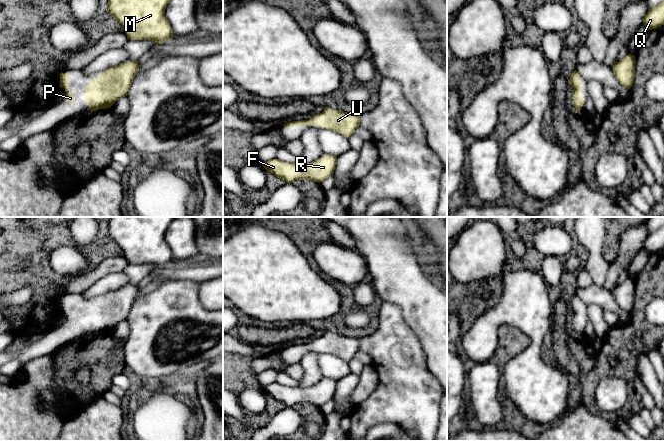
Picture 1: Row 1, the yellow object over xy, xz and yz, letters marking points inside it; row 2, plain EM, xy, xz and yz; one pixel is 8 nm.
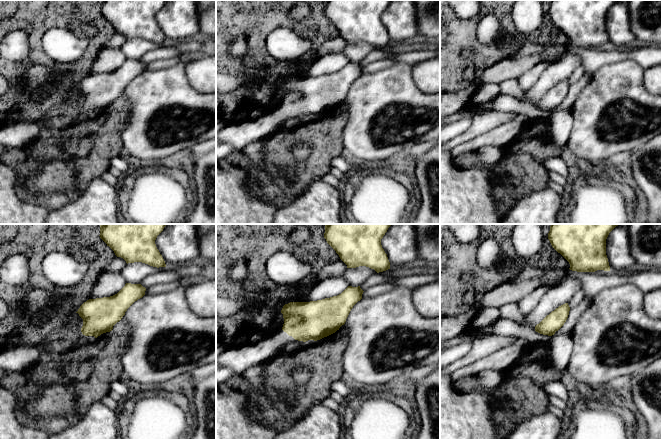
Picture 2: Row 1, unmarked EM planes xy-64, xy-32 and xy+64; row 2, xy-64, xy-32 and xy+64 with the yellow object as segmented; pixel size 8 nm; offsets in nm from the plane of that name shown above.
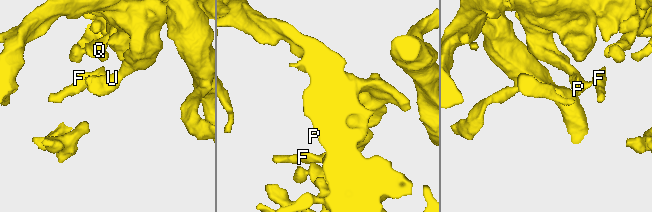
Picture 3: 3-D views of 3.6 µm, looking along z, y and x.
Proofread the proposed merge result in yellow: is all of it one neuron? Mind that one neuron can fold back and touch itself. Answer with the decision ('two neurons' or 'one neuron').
one neuron

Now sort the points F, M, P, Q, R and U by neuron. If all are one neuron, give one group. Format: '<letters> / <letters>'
F M P Q R U

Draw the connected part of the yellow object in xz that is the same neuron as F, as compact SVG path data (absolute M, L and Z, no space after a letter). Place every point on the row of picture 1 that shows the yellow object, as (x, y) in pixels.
M324 154L319 159L307 164L272 159L262 163L262 166L268 172L273 173L274 176L285 180L287 183L303 179L320 183L326 178L333 176L336 159L337 156Z

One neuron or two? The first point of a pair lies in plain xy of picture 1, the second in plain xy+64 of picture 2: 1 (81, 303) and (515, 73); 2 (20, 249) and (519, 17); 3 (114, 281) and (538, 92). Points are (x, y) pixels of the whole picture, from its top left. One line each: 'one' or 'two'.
1: two
2: two
3: two

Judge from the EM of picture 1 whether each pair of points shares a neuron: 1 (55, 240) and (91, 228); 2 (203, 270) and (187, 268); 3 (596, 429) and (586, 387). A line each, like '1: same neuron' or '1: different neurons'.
1: different neurons
2: same neuron
3: different neurons

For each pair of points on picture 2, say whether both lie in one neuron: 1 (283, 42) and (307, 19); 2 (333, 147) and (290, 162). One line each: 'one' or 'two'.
1: two
2: one

